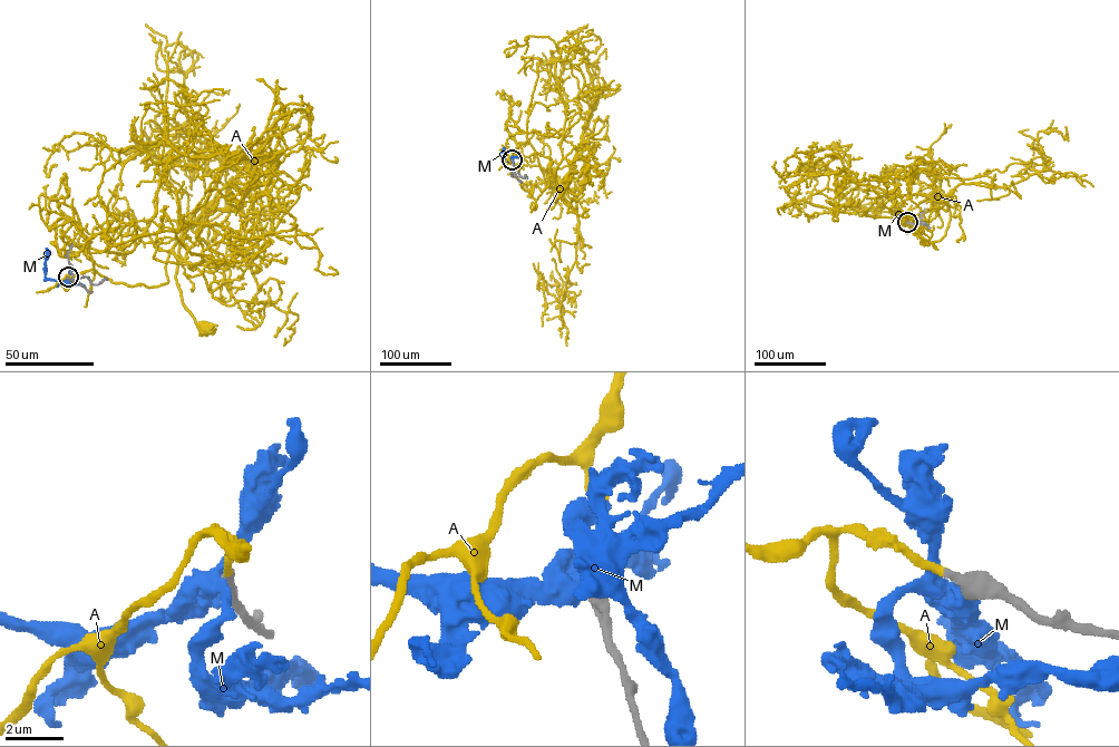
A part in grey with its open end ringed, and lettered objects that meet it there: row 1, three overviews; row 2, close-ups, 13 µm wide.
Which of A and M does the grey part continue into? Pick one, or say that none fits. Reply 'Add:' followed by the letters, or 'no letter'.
Add: A

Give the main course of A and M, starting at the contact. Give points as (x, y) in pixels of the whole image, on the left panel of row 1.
A: (68, 277), (93, 269), (112, 282), (166, 283), (184, 222), (202, 205), (175, 275), (203, 325)
M: (67, 279), (55, 281), (45, 277), (48, 255)

